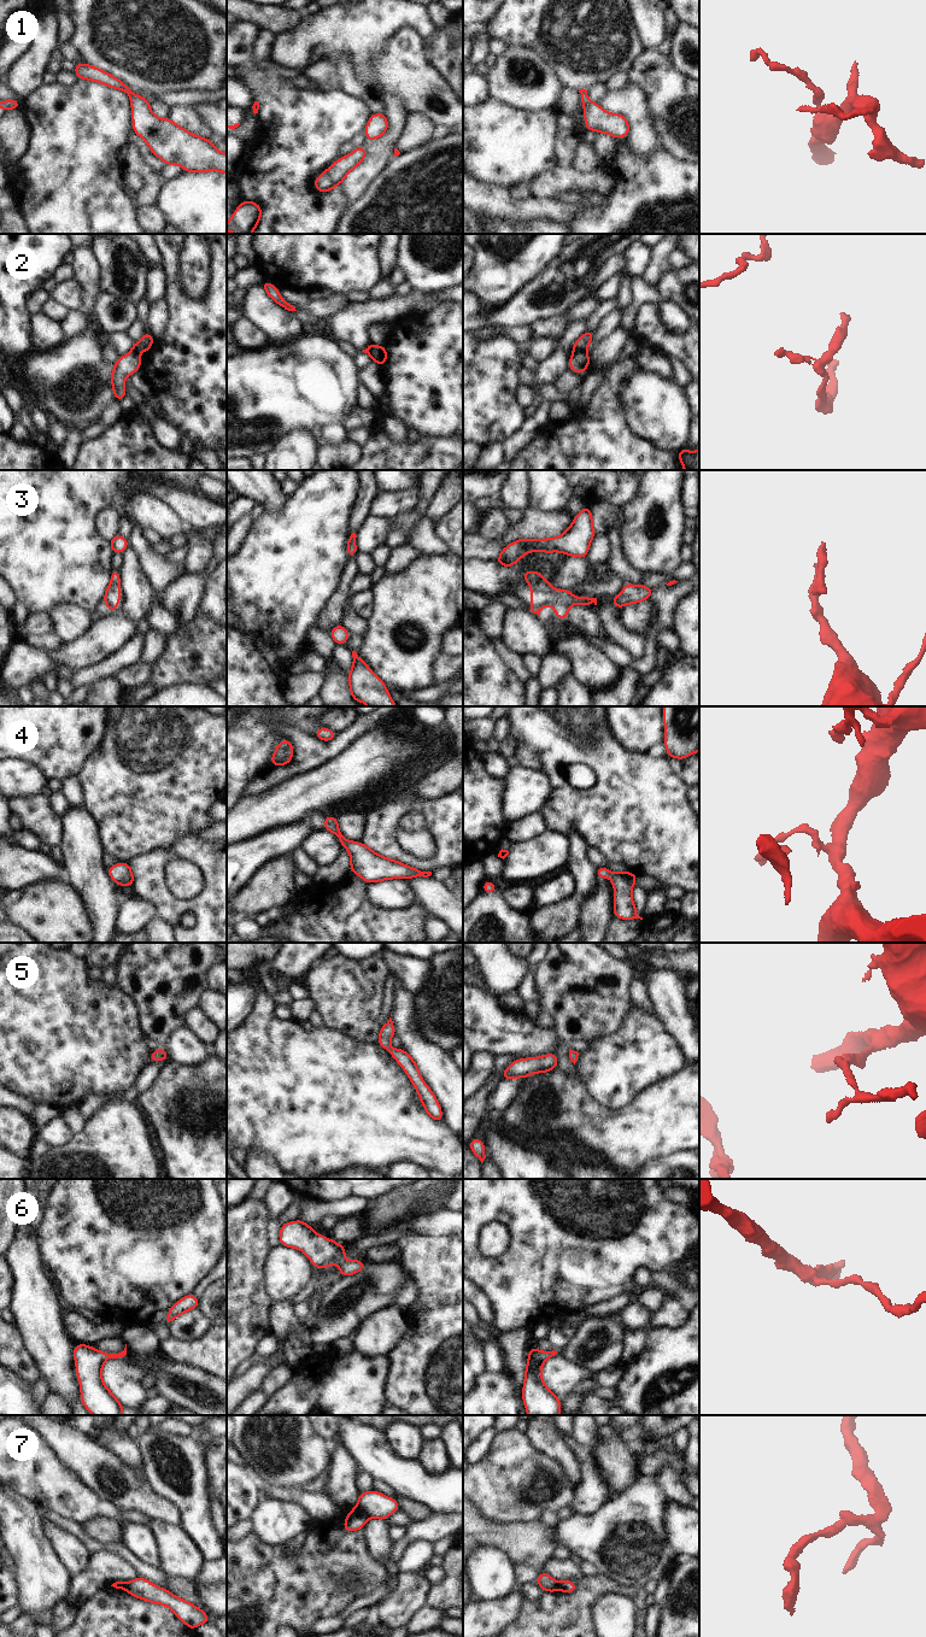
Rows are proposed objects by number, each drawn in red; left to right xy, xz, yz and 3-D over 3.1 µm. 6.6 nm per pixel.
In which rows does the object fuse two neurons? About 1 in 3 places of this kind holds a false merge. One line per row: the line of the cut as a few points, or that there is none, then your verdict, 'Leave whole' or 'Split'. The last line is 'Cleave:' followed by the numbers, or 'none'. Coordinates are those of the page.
1: No split. Leave whole
2: Split along yz (574, 351), (585, 353). Split
3: Split along yz (540, 578), (531, 582). Split
4: No split. Leave whole
5: No split. Leave whole
6: No split. Leave whole
7: Split along xz (356, 1507), (368, 1517). Split
Cleave: 2, 3, 7

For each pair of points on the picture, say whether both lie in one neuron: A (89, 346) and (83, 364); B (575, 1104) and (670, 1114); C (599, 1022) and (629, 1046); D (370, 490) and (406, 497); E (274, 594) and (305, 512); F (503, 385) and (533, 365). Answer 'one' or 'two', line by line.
A: one
B: one
C: two
D: two
E: one
F: two

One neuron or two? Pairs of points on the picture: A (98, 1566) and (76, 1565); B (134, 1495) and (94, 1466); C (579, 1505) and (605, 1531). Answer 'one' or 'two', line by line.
A: two
B: one
C: two

